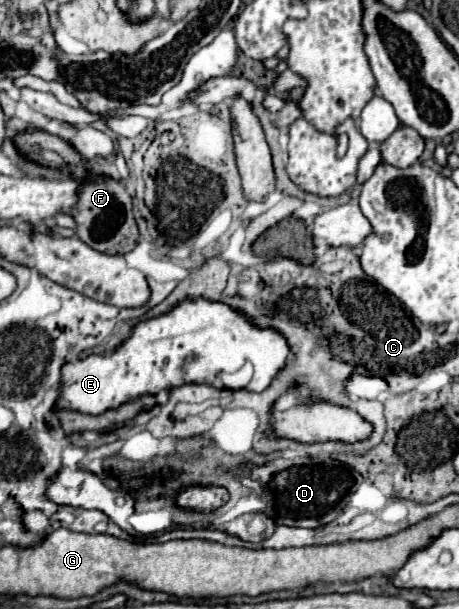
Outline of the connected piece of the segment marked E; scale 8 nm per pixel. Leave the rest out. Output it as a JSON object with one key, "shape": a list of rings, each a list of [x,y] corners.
{"shape":[[[184,298],[170,312],[160,314],[150,320],[142,320],[134,326],[128,340],[124,340],[112,354],[90,354],[76,362],[66,362],[62,366],[62,382],[58,388],[58,400],[68,400],[70,410],[84,414],[104,414],[106,410],[114,410],[134,398],[144,394],[158,394],[160,390],[178,388],[184,384],[210,384],[218,386],[216,372],[234,372],[244,362],[252,362],[254,378],[250,382],[250,392],[264,392],[278,372],[288,366],[290,346],[282,332],[276,328],[258,328],[244,312],[232,308],[230,304],[208,300],[208,298]]]}

